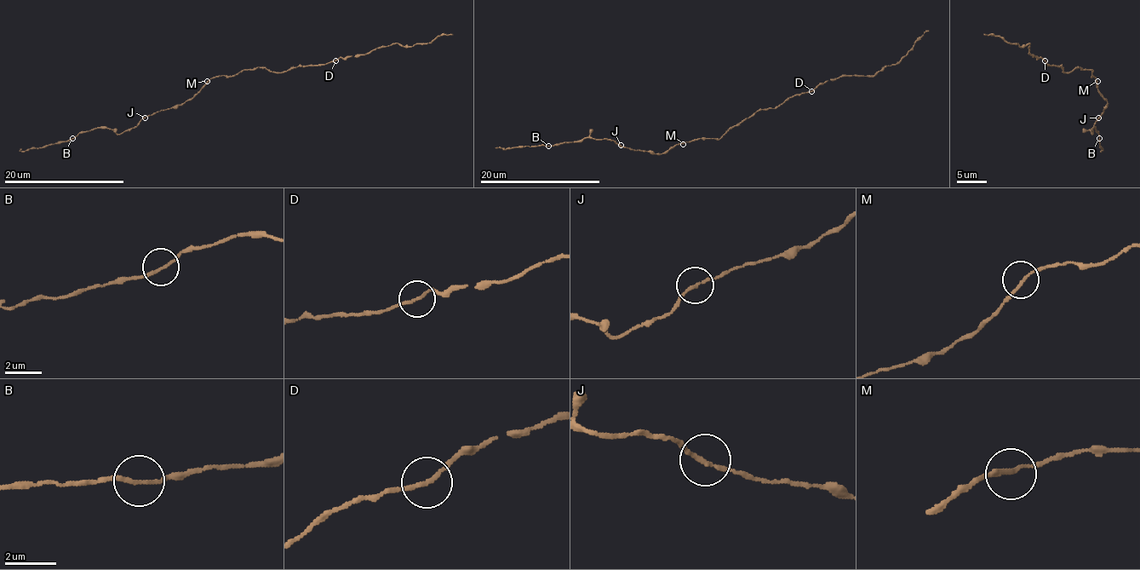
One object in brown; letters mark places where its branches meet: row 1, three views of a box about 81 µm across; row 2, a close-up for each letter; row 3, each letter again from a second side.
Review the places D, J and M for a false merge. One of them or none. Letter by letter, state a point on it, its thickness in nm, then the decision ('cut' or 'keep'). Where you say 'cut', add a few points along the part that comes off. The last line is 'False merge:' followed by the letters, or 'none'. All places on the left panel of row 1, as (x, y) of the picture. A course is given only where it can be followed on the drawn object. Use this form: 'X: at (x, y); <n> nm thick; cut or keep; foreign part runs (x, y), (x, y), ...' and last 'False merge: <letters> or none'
D: at (335, 60); 160 nm thick; keep
J: at (145, 118); 150 nm thick; keep
M: at (207, 81); 150 nm thick; keep
False merge: none

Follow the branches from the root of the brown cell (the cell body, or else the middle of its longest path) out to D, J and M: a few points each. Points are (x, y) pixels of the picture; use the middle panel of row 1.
D: (718, 138), (761, 109), (777, 108), (797, 94), (812, 91)
J: (718, 138), (678, 142), (667, 152), (651, 152), (620, 146)
M: (718, 138), (701, 138), (683, 144)

